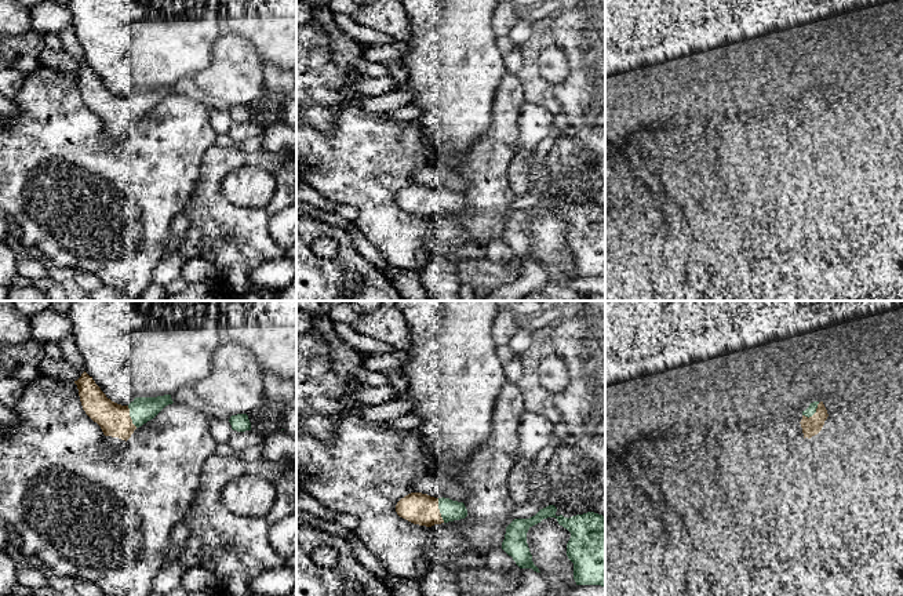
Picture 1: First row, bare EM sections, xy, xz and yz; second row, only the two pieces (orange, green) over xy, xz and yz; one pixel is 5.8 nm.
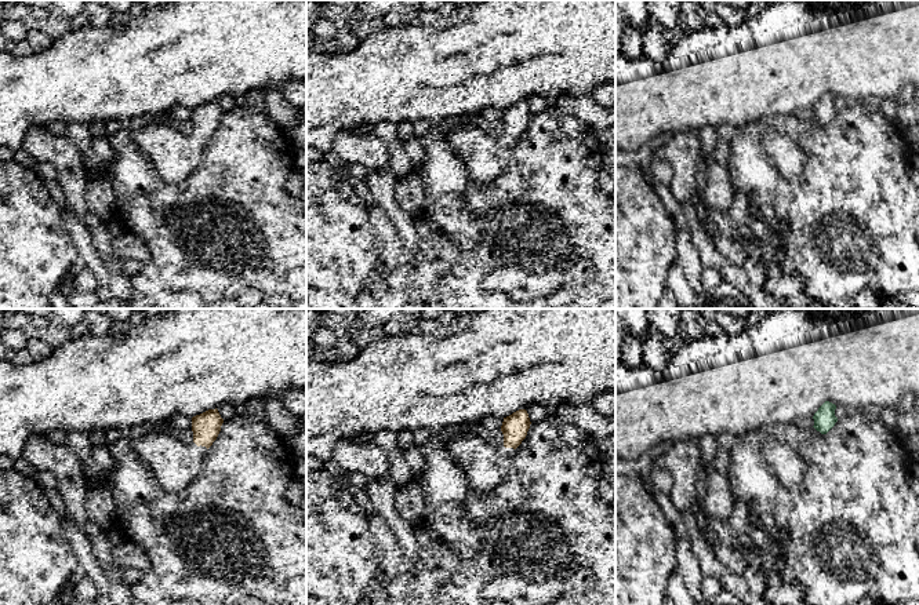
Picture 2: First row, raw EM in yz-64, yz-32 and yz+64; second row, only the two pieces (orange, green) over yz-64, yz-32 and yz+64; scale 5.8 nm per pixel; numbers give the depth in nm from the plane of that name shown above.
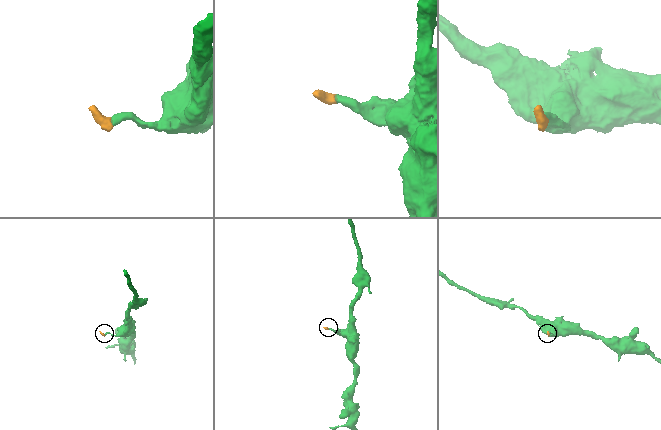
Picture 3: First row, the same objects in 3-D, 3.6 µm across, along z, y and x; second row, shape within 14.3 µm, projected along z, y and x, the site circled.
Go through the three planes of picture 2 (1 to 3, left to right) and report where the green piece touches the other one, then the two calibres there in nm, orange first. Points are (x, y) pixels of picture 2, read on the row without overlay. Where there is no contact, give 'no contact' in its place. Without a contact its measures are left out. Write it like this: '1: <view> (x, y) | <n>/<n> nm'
1: no contact
2: no contact
3: no contact

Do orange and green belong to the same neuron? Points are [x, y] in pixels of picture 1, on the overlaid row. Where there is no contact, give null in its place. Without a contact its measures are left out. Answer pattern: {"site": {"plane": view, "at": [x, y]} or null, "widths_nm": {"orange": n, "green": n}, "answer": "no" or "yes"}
{"site": {"plane": "xz", "at": [439, 511]}, "widths_nm": {"orange": 180, "green": 120}, "answer": "yes"}

